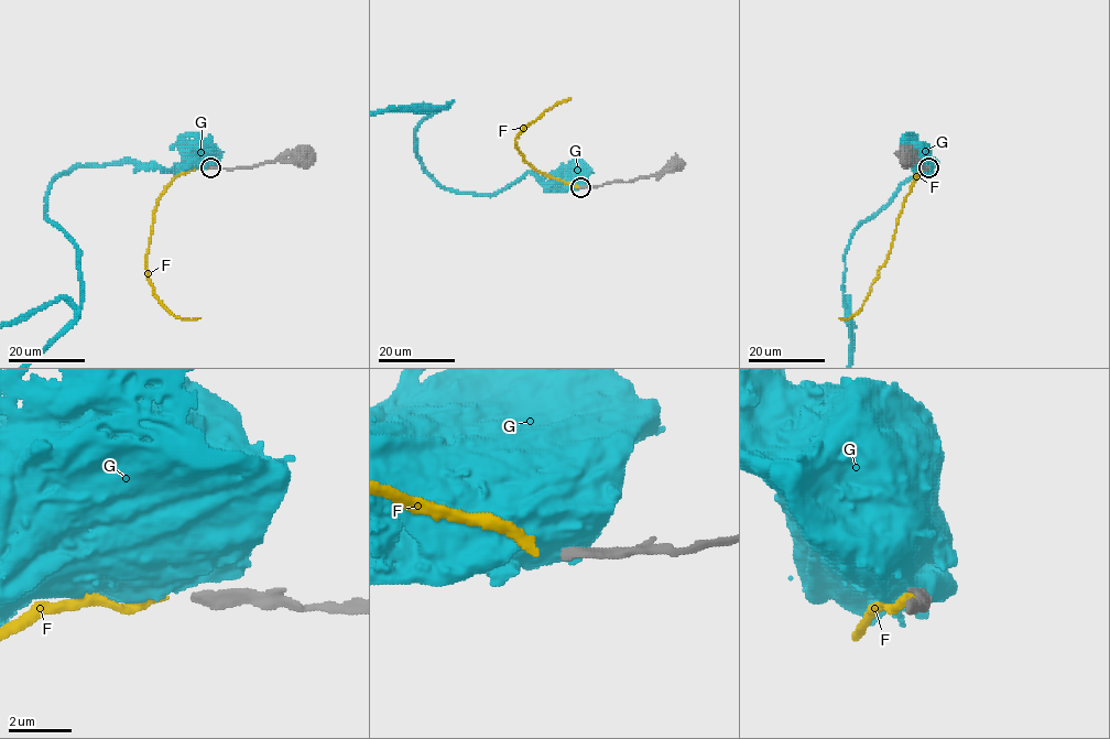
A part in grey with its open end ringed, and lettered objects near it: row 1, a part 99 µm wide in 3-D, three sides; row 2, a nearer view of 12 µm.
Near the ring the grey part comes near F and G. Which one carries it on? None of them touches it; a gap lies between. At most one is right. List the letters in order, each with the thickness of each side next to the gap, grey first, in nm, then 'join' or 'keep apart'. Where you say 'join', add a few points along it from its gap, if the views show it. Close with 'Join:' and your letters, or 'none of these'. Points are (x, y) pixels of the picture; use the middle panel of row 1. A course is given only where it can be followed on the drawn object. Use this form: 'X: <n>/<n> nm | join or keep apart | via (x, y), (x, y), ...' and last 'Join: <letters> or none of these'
F: 320/280 nm | join | via (577, 187), (536, 171), (515, 142), (524, 128), (569, 98)
G: 320/900 nm | keep apart
Join: F

